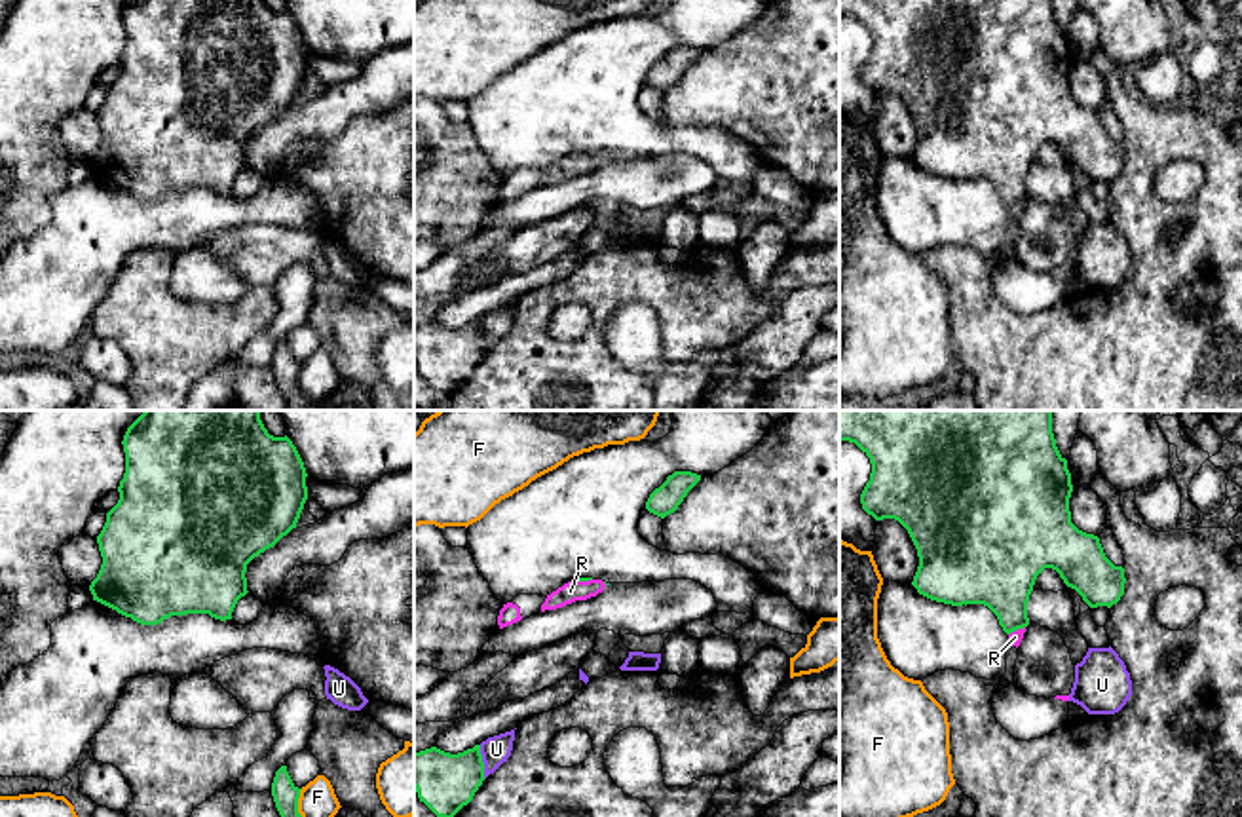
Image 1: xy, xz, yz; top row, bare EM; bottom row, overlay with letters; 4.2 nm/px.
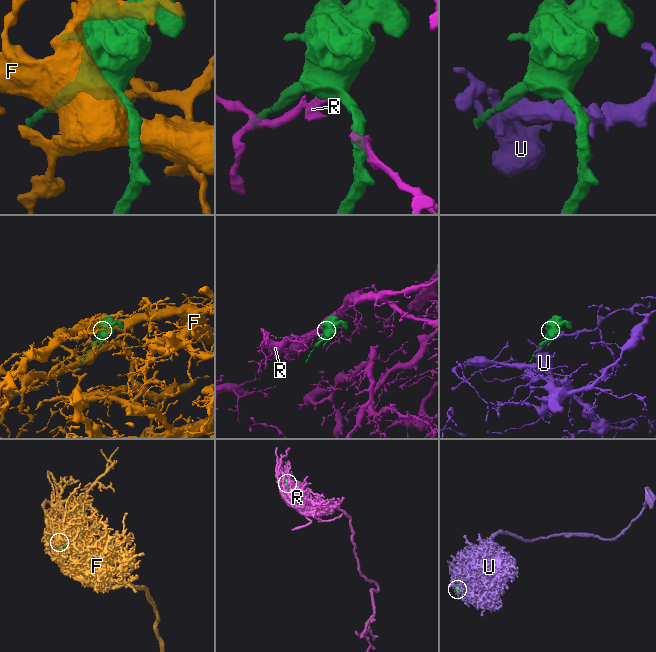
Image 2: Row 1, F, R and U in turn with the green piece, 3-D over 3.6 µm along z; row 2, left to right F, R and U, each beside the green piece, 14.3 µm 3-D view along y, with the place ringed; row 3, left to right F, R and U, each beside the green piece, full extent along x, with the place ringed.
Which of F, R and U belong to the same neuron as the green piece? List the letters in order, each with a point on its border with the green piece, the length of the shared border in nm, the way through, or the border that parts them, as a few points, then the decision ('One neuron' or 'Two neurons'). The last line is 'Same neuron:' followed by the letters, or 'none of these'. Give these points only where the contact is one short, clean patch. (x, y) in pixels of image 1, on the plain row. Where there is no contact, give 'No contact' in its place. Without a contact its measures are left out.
F: Touches green at xy (299, 388). Shared border 220 nm. Two neurons
R: Touches green at xz (582, 154). Shared border 90 nm. Boundary: xz (591, 152), (572, 154). Two neurons
U: Touches green at xz (483, 337). Shared border 150 nm. Two neurons
Same neuron: none of these

